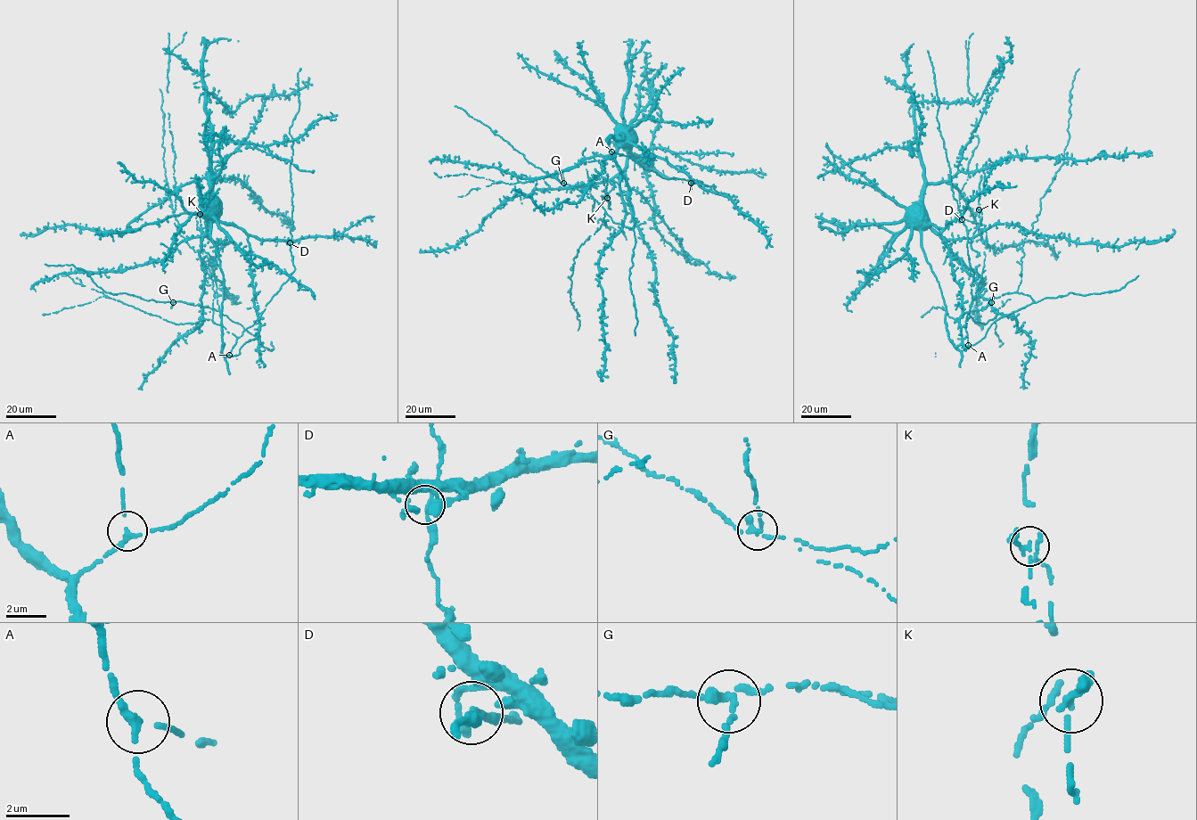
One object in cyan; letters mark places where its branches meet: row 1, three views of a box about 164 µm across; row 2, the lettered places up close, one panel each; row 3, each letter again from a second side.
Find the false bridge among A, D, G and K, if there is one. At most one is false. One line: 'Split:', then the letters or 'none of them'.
Split: K

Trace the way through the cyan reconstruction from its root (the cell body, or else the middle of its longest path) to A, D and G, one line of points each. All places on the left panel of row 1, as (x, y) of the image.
A: (210, 209), (210, 237), (223, 275), (222, 352), (225, 357), (229, 355)
D: (210, 209), (220, 220), (235, 225), (248, 233), (264, 240), (293, 241), (290, 242)
G: (210, 209), (210, 237), (223, 275), (222, 354), (239, 355), (257, 338), (221, 312), (173, 302)

